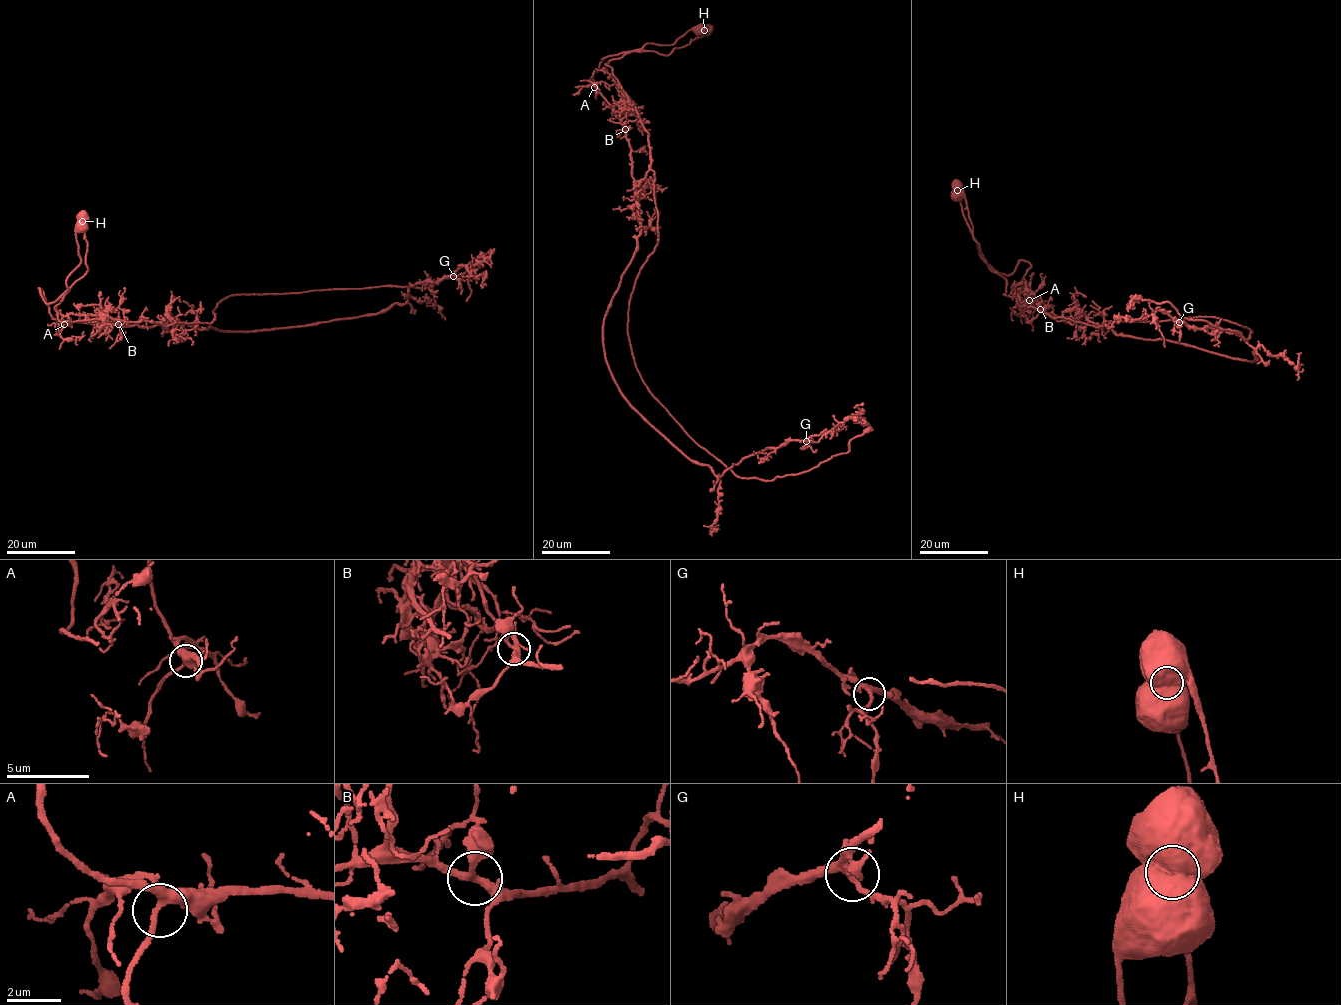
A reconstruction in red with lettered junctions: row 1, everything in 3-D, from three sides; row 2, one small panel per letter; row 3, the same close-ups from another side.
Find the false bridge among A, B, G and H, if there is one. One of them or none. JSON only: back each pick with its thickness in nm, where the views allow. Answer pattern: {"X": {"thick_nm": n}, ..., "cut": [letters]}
{"H": {"thick_nm": 1500}, "cut": ["H"]}

